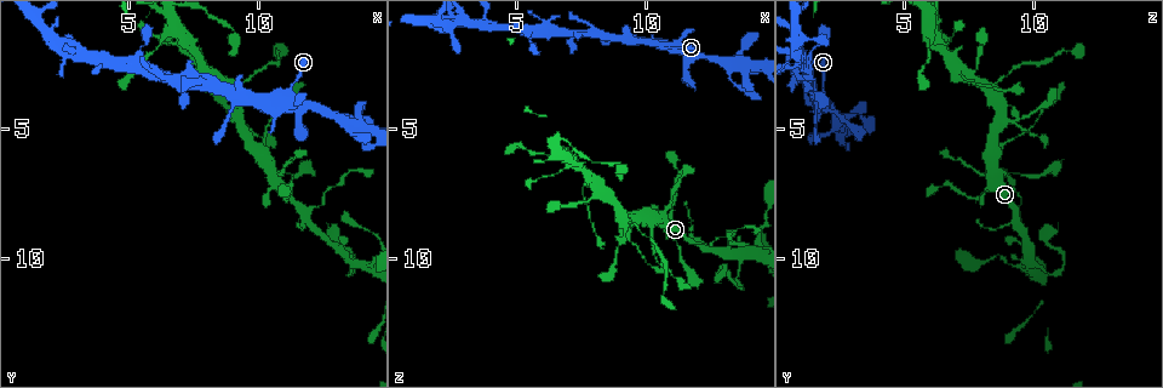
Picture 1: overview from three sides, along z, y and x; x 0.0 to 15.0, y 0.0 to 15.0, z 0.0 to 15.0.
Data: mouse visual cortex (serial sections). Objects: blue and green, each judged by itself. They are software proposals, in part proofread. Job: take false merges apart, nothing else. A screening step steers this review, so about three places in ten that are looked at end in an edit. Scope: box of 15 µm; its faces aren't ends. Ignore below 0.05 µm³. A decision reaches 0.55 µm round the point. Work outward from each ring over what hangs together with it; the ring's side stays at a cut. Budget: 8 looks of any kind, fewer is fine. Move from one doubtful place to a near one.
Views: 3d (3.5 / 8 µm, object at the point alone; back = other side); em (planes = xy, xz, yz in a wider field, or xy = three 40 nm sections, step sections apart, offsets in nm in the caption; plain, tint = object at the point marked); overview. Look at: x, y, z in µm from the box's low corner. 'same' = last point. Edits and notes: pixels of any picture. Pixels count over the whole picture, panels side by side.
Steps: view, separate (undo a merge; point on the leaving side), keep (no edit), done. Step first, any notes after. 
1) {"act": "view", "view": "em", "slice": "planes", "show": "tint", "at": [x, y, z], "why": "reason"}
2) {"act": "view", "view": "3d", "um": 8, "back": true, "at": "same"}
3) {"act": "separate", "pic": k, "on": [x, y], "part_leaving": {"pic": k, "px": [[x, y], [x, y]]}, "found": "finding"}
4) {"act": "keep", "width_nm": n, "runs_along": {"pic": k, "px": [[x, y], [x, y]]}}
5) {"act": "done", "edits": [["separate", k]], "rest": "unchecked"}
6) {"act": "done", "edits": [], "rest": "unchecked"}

{"act": "view", "view": "3d", "um": 8, "at": [11.8, 8.2, 9.4], "why": "two arms in line, one across"}

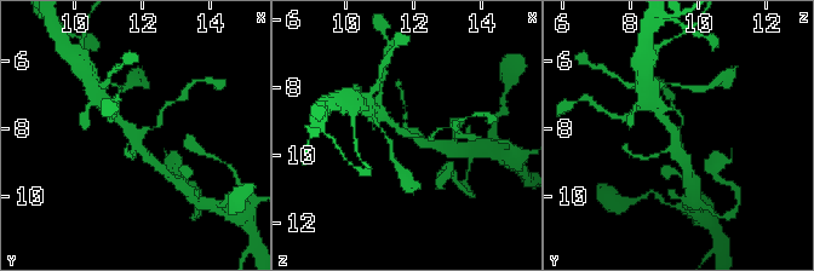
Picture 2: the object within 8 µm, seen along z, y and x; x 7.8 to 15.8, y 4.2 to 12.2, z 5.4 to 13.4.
{"act": "view", "view": "em", "slice": "xy", "step": 5, "show": "tint", "at": [11.7, 8.2, 9.4], "why": "now the EM"}

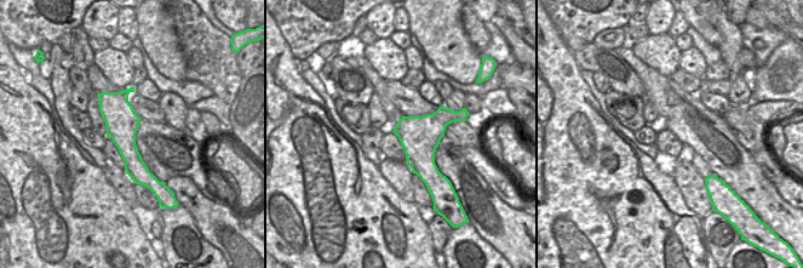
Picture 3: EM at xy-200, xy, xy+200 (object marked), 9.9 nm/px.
{"act": "keep", "found": "all the same cell"}

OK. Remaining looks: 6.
{"act": "view", "view": "3d", "um": 8, "at": [9.9, 5.8, 8.4], "why": "arms part here"}

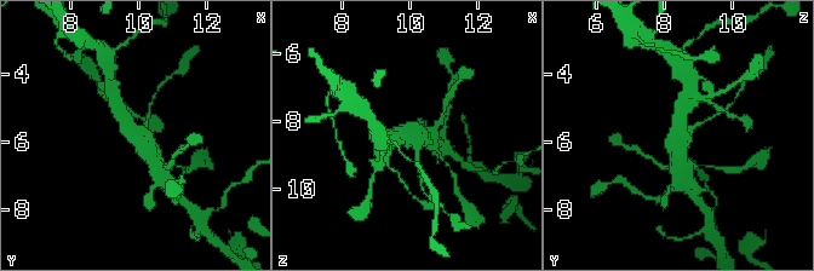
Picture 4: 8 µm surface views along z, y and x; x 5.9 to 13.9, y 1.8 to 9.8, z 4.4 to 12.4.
{"act": "view", "view": "em", "slice": "planes", "show": "tint", "at": [9.9, 5.8, 8.5], "arms": 3, "arm_widths_nm": [150, 300, 450]}

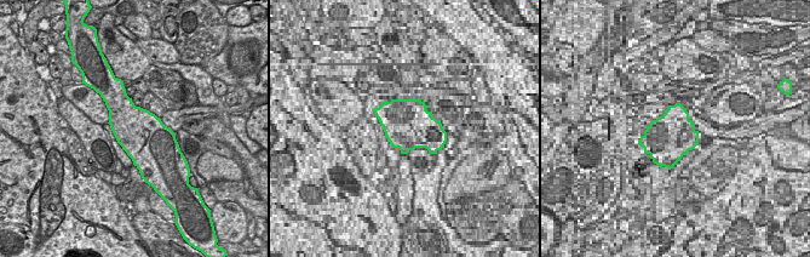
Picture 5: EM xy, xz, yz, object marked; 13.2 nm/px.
{"act": "keep", "runs_along": {"pic": 4, "px": [[161, 172], [124, 114]]}, "found": "one cell here"}

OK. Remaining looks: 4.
{"act": "view", "view": "3d", "um": 3.5, "back": true, "at": [13.6, 10.7, 10.7], "why": "narrows sharply"}

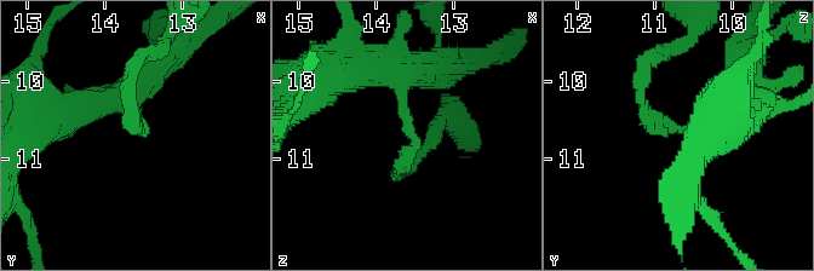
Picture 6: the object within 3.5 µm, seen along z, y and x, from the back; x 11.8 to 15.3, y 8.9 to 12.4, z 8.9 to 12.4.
{"act": "view", "view": "em", "slice": "xy", "step": 2, "show": "tint", "at": [13.55, 10.65, 10.60], "arm_widths_nm": [150, 300]}

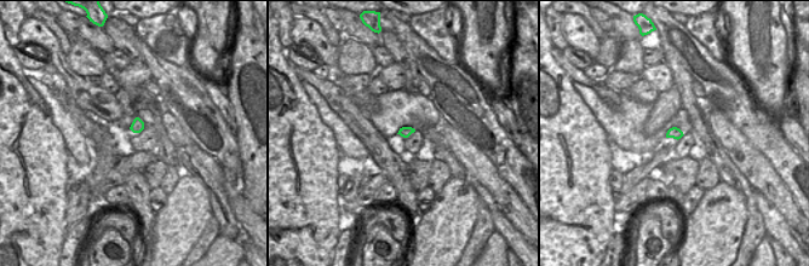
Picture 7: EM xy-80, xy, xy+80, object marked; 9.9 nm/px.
{"act": "keep", "runs_along": {"pic": 6, "px": [[410, 70], [402, 110], [413, 148], [399, 169]]}, "found": "one cell here"}

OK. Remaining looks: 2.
{"act": "view", "view": "em", "slice": "xy", "step": 2, "show": "tint", "at": [11.1, 3.8, 1.8], "why": "narrows sharply"}

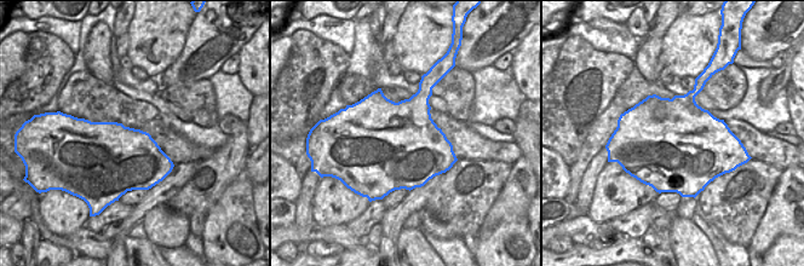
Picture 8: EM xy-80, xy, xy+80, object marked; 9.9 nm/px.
{"act": "view", "view": "3d", "um": 3.5, "at": "same"}

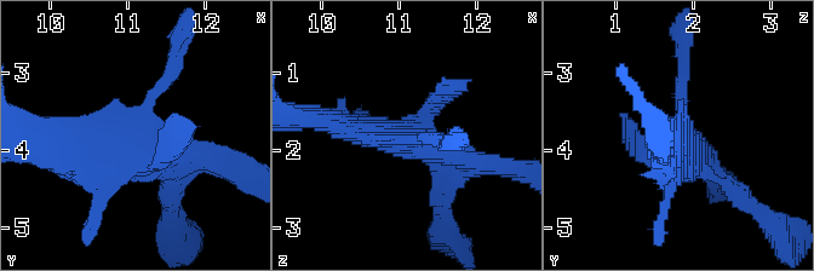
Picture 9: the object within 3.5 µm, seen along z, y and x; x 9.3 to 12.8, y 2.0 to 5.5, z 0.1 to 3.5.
{"act": "keep", "runs_along": {"pic": 9, "px": [[686, 65], [688, 151], [708, 159]]}, "found": "one cell here"}

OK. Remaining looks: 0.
{"act": "done", "edits": [], "rest": "unchecked"}

